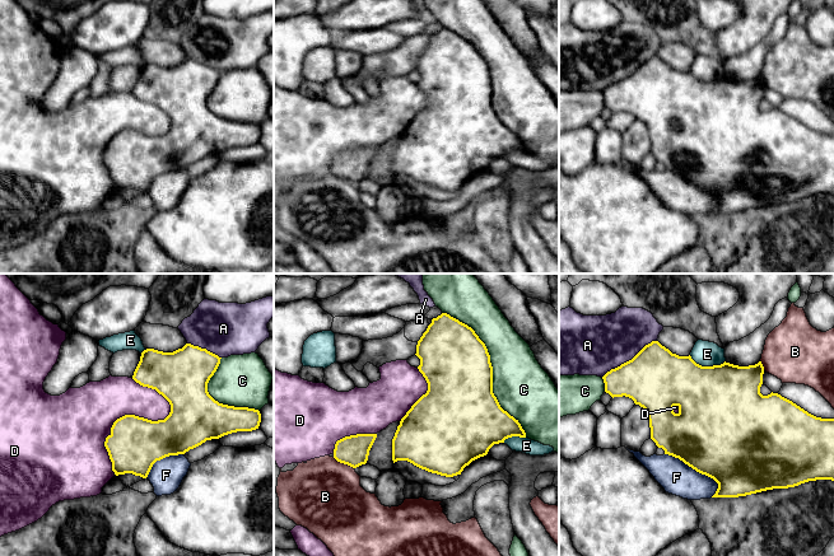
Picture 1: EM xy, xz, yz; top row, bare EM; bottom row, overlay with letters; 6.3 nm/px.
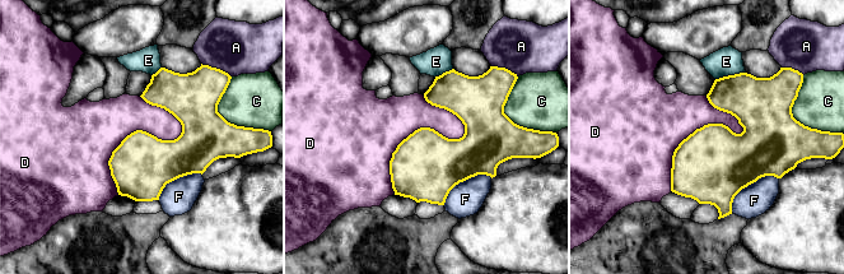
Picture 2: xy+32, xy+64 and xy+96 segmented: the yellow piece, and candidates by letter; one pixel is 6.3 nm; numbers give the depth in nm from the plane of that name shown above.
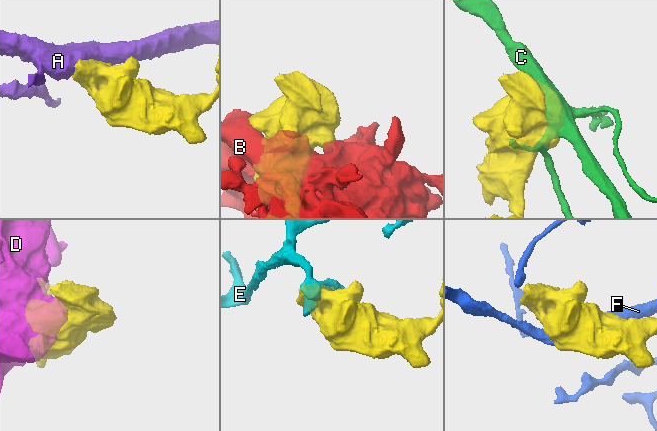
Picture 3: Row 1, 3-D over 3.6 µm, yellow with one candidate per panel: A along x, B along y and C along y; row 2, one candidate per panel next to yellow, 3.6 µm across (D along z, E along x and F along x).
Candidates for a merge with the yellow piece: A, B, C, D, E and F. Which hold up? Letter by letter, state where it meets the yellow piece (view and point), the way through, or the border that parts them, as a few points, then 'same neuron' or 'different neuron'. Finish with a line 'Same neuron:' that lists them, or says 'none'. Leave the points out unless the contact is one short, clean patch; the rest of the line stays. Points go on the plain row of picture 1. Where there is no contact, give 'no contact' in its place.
A: contact yz (629, 75); different neuron
B: contact xz (343, 177); different neuron
C: contact xz (492, 84); different neuron
D: contact xy (138, 131); same neuron
E: contact yz (707, 82); different neuron
F: contact yz (695, 185); different neuron
Same neuron: D

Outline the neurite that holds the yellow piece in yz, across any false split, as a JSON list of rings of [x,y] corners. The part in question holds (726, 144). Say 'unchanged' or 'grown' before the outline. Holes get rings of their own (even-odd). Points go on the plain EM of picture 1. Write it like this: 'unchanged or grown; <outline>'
unchanged; [[[652,56],[651,59],[646,60],[632,75],[607,87],[602,94],[605,98],[605,107],[612,113],[623,111],[629,112],[635,120],[639,120],[647,126],[651,142],[651,154],[658,163],[665,165],[665,169],[679,173],[696,187],[713,193],[718,198],[718,204],[712,212],[746,211],[773,204],[795,202],[801,198],[816,195],[834,196],[834,134],[816,132],[778,108],[772,107],[768,111],[763,111],[760,108],[763,89],[764,81],[761,76],[749,81],[739,81],[726,76],[721,80],[702,81],[696,79],[690,70],[679,71],[672,69],[658,56]]]

